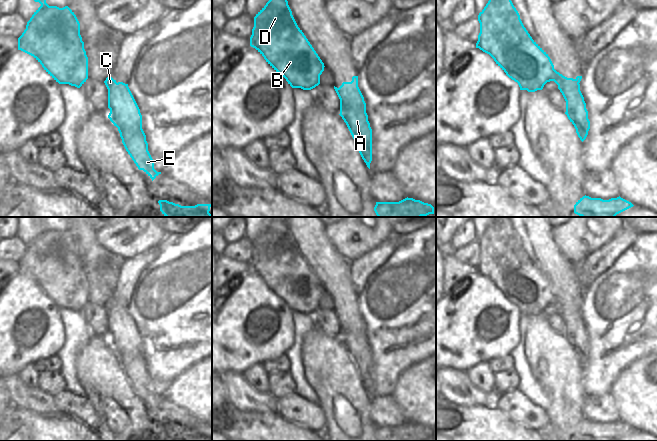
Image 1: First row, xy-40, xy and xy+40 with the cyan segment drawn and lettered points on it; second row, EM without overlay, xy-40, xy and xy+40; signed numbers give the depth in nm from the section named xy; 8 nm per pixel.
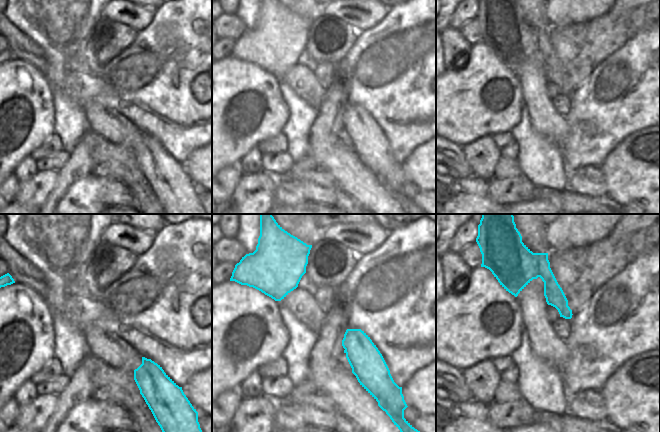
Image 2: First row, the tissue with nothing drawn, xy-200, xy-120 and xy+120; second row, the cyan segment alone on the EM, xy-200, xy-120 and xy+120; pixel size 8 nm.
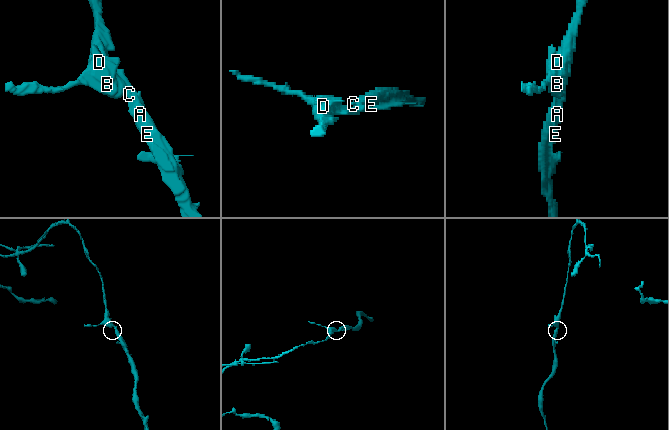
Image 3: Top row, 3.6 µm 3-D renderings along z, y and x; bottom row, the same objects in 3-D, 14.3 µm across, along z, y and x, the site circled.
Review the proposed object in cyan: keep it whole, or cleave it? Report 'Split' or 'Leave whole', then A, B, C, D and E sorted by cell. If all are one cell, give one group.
Split. Groups: A B D E / C

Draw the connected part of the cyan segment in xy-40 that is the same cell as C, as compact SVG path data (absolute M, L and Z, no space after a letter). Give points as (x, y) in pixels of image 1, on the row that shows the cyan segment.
M111 75L104 81L108 89L108 118L117 128L142 128L140 109L128 87L128 84L116 82Z

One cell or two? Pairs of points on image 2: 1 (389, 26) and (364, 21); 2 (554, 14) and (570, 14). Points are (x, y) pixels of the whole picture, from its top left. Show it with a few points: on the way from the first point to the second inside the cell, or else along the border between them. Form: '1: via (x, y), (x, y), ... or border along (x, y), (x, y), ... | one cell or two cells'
1: border along (388, 10), (380, 20), (359, 33) | two cells
2: via (558, 14), (566, 14) | one cell

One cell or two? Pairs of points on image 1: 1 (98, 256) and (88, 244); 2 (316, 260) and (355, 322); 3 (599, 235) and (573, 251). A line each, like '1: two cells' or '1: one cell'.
1: two cells
2: one cell
3: one cell

